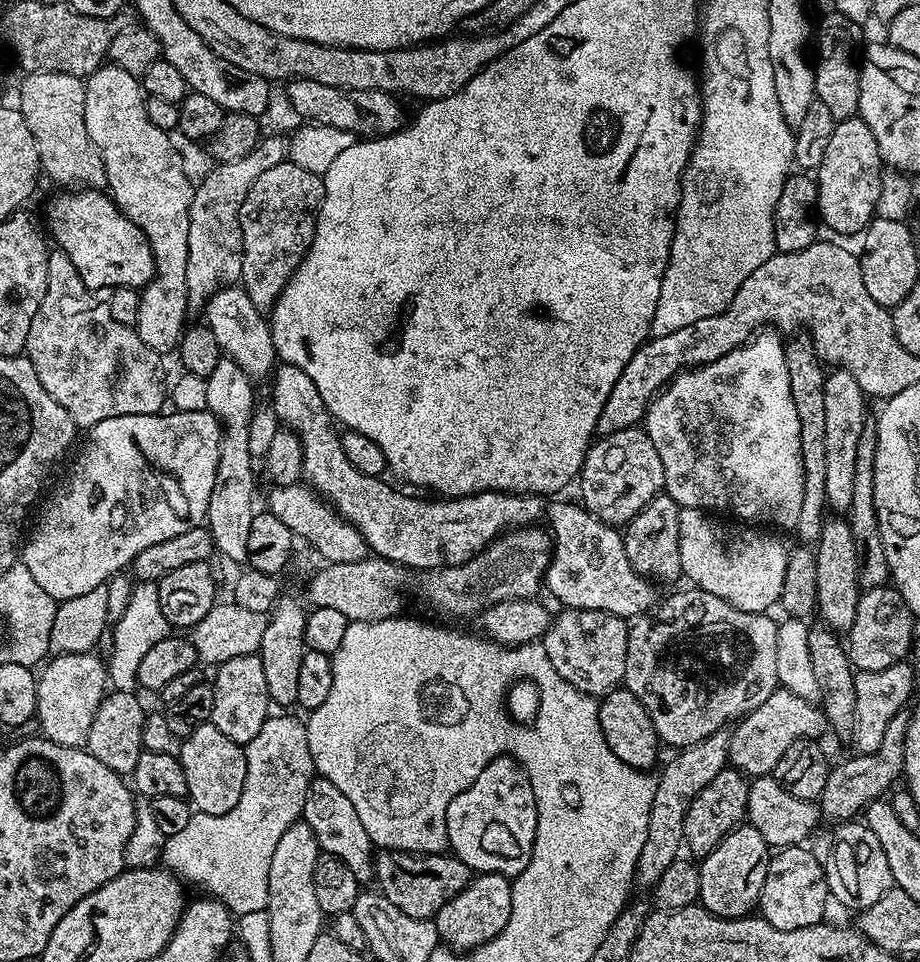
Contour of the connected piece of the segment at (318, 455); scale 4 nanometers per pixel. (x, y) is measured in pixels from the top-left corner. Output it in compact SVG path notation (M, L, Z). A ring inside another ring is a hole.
M284 362L275 369L271 380L272 408L276 411L277 418L284 423L281 425L285 429L295 432L300 437L303 479L313 492L319 492L345 520L349 520L359 530L369 549L381 560L392 560L409 570L435 570L458 566L474 558L501 534L535 525L539 521L536 519L544 512L545 497L515 492L479 492L473 496L428 498L432 500L419 500L416 496L407 496L406 493L391 488L386 482L387 479L362 474L362 470L355 468L350 458L346 458L346 450L340 441L340 432L332 417L328 415L328 408L318 394L318 383L313 376L306 374L298 364Z

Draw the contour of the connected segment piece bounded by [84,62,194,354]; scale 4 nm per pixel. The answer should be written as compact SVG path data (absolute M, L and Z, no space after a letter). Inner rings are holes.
M105 63L97 72L87 77L84 85L86 94L86 134L90 134L92 144L102 154L102 162L106 166L107 191L130 222L146 234L150 242L150 250L156 259L156 273L152 281L140 292L138 306L138 322L134 325L138 338L150 346L150 350L161 354L177 351L180 338L184 334L186 321L190 315L188 291L186 290L186 258L188 257L188 235L190 234L190 218L188 204L192 201L193 181L188 181L184 173L184 160L176 153L172 145L173 137L167 132L158 130L154 122L150 122L150 114L146 114L144 101L146 93L141 81L122 70L116 64Z

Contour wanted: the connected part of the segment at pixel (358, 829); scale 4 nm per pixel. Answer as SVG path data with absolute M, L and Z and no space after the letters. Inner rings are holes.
M317 775L312 780L306 794L302 820L312 828L317 838L319 851L325 856L333 856L344 860L350 870L354 870L354 878L361 882L373 879L374 845L366 834L366 826L362 826L362 818L358 818L358 810L354 810L350 798L334 786L327 778Z

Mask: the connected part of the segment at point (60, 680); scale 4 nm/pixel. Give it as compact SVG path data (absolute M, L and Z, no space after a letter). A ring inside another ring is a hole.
M92 652L58 654L52 659L37 677L35 721L45 739L71 748L85 747L94 714L108 690L107 665Z

